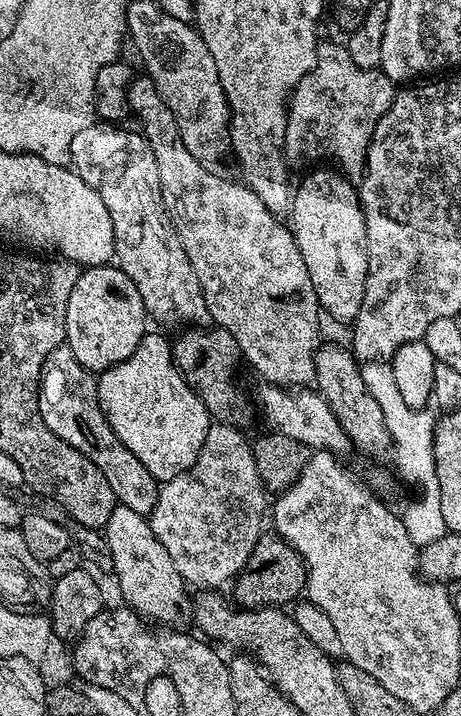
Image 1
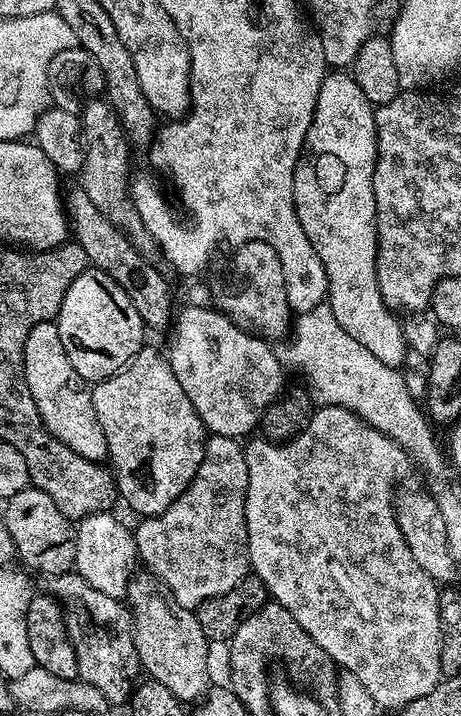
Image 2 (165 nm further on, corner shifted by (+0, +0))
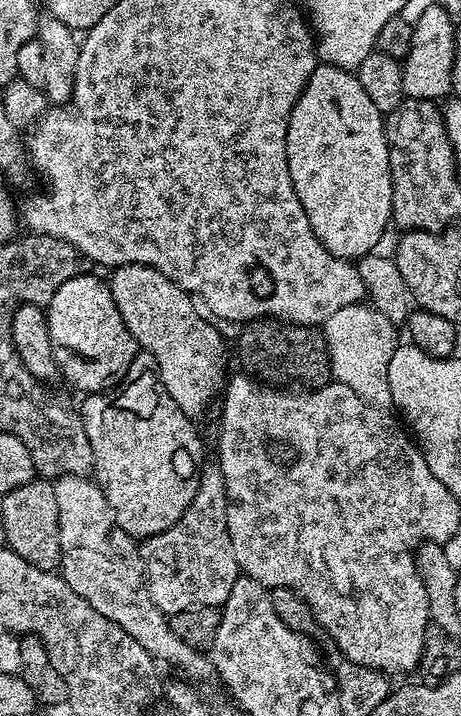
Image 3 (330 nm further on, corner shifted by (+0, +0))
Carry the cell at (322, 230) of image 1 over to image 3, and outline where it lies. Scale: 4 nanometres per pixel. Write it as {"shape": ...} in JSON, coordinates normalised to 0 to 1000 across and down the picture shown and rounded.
{"shape":[[[696,87],[688,88],[681,103],[672,103],[672,109],[659,122],[659,130],[651,133],[638,154],[629,159],[625,186],[620,187],[620,221],[629,237],[629,254],[638,260],[638,271],[646,271],[646,282],[655,282],[655,293],[664,293],[672,321],[681,321],[690,338],[698,338],[703,348],[738,363],[770,366],[781,359],[818,351],[826,345],[822,341],[824,334],[833,330],[833,323],[846,318],[850,306],[850,244],[846,243],[846,215],[842,214],[842,194],[833,186],[833,170],[835,163],[820,154],[820,148],[811,148],[811,142],[803,142],[803,135],[794,133],[794,126],[785,126],[770,103],[751,96],[733,96]]]}

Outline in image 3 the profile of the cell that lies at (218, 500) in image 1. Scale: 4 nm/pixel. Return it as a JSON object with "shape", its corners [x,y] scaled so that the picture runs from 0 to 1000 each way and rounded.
{"shape":[[[473,651],[445,652],[434,661],[430,684],[421,701],[403,707],[403,718],[351,746],[334,746],[310,756],[312,809],[321,811],[321,828],[332,841],[360,858],[412,852],[425,848],[484,846],[508,824],[508,813],[525,803],[516,785],[508,779],[508,763],[499,763],[499,740],[490,735],[490,668]]]}

